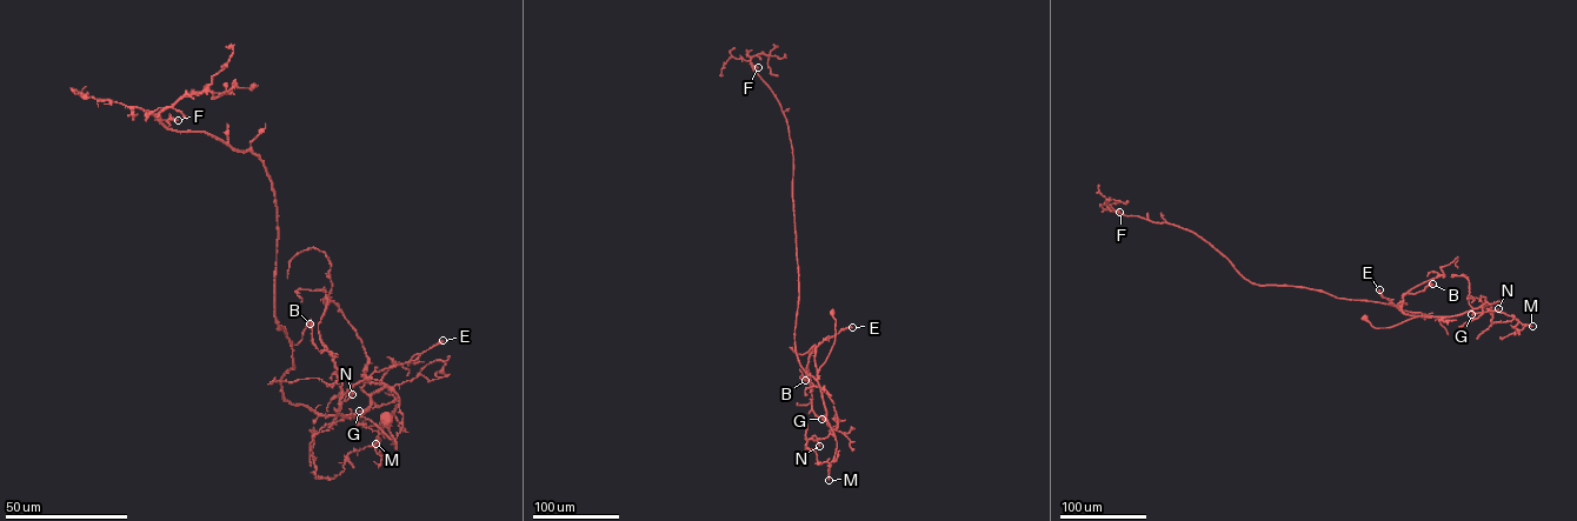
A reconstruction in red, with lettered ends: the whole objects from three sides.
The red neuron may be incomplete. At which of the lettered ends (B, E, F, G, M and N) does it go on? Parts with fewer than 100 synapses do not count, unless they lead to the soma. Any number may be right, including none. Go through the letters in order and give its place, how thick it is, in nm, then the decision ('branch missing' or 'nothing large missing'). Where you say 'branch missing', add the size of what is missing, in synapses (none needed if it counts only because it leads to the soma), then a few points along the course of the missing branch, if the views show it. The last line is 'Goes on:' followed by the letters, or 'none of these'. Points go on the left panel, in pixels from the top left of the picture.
B: place (310, 324); calibre 480 nm; nothing large missing
E: place (443, 340); calibre 440 nm; nothing large missing
F: place (178, 120); calibre 240 nm; nothing large missing
G: place (359, 411); calibre 170 nm; nothing large missing
M: place (376, 443); calibre 240 nm; nothing large missing
N: place (352, 394); calibre 200 nm; nothing large missing
Goes on: none of these

